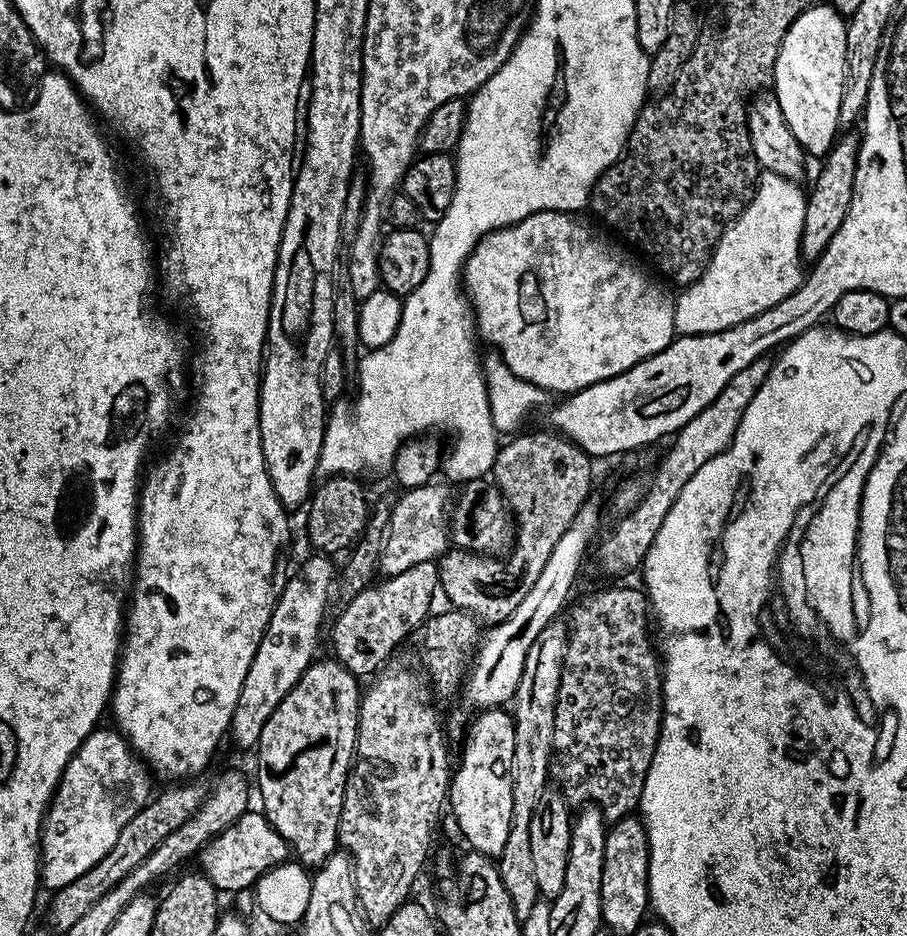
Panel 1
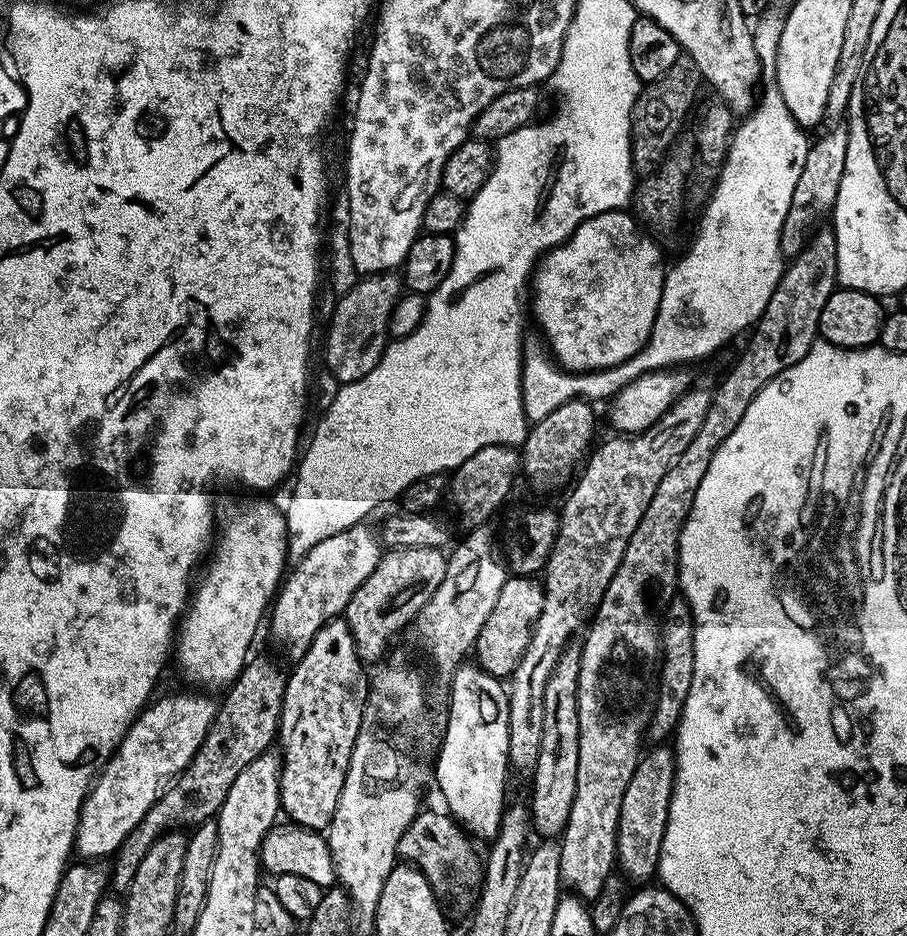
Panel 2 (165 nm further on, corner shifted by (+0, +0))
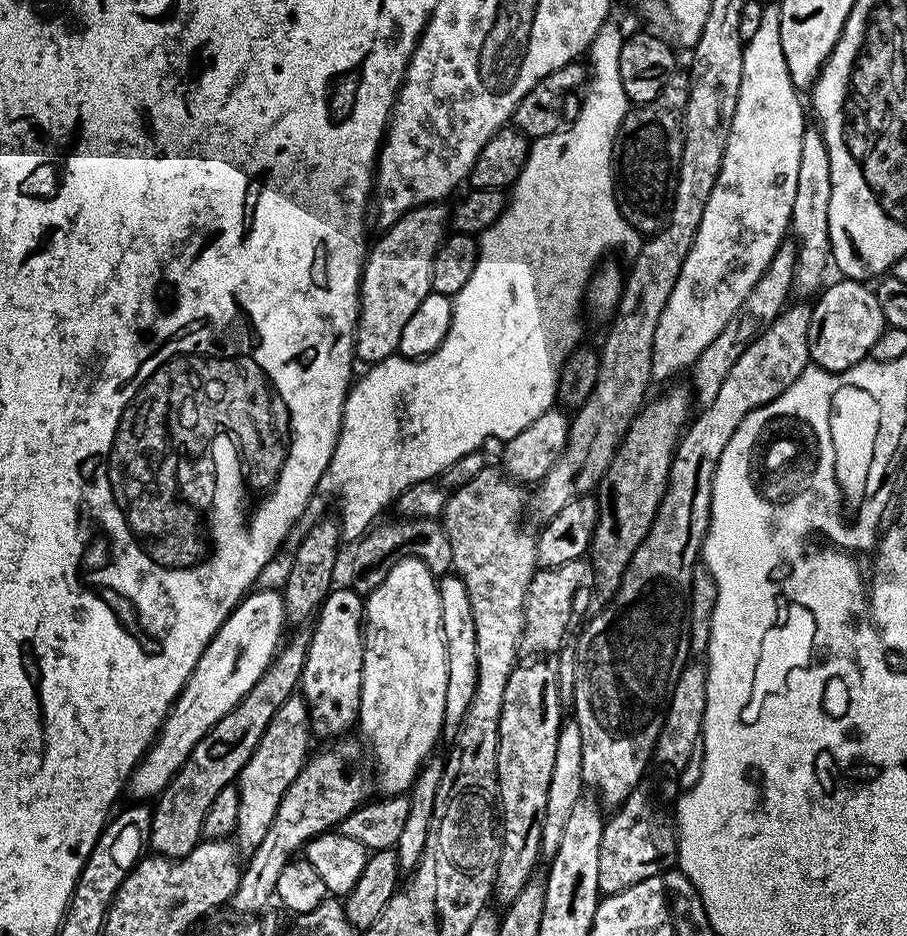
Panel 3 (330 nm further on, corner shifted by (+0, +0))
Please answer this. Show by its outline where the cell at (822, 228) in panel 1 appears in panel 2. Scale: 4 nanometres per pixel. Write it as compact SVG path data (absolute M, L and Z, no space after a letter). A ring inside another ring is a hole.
M828 226L817 227L808 239L808 245L798 255L791 257L780 273L780 280L769 304L751 329L752 341L749 342L748 349L737 358L736 365L725 374L724 381L718 386L715 385L710 410L706 410L706 418L702 421L698 434L694 434L690 446L682 450L682 458L678 458L678 462L674 462L674 466L666 470L662 482L658 482L658 490L654 490L654 498L650 498L650 506L646 506L646 514L642 514L638 530L630 534L630 542L622 554L622 562L614 578L610 578L610 586L594 609L592 625L591 620L587 625L588 637L580 644L582 666L578 670L578 786L574 790L570 818L559 841L560 878L563 887L571 890L585 902L598 898L598 890L602 890L604 880L614 872L616 831L618 814L622 810L622 794L626 794L626 782L630 782L630 774L634 774L636 764L640 761L640 736L642 740L652 718L653 705L644 704L644 691L651 680L653 683L654 673L662 656L662 617L678 592L680 532L684 529L684 520L692 513L692 503L698 494L698 486L702 486L702 478L706 478L706 470L710 470L710 462L718 446L722 446L722 442L726 442L726 438L734 434L734 426L742 422L742 414L746 414L750 402L760 393L762 386L766 386L774 377L780 376L782 370L802 362L806 354L812 351L812 345L817 343L822 310L838 288L837 274L836 233Z

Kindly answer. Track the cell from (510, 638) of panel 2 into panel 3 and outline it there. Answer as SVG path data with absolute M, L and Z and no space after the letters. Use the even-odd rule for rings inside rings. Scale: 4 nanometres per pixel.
M581 558L574 562L562 562L557 568L540 568L534 574L526 590L524 603L524 629L520 639L520 652L528 658L540 658L544 652L559 653L565 647L568 631L572 628L572 607L583 584L590 580L590 564Z

